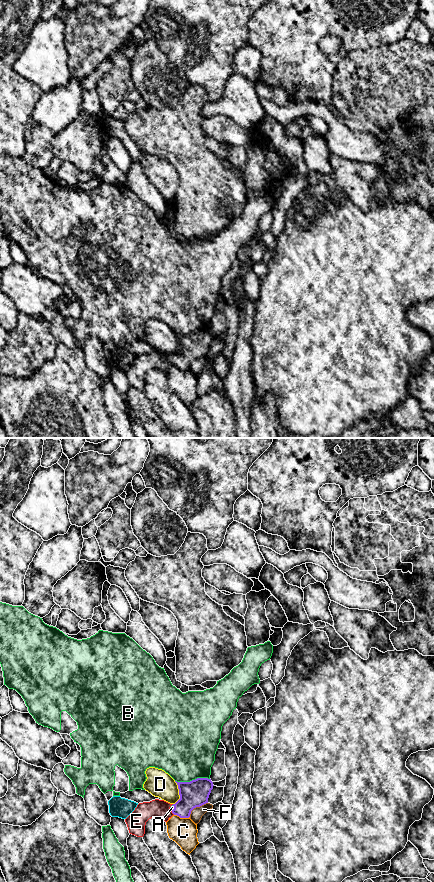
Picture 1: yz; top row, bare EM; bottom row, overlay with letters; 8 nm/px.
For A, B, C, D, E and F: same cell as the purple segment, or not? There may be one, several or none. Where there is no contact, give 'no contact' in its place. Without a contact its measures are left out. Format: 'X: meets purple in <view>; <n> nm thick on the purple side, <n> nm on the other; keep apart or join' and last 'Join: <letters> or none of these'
A: meets purple in yz; 220 nm thick on the purple side, 30 nm on the other; join
B: meets purple in yz; 220 nm thick on the purple side, 460 nm on the other; keep apart
C: meets purple in yz; 220 nm thick on the purple side, 220 nm on the other; keep apart
D: meets purple in yz; 220 nm thick on the purple side, 220 nm on the other; keep apart
E: meets purple in yz; 220 nm thick on the purple side, 150 nm on the other; keep apart
F: meets purple in yz; 220 nm thick on the purple side, 100 nm on the other; keep apart
Join: A

